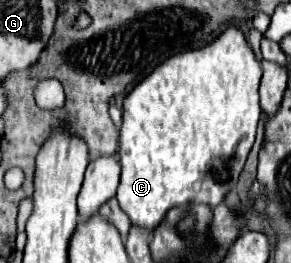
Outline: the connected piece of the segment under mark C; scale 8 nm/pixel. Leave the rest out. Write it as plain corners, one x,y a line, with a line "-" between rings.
230,26
226,28
214,42
210,42
208,46
200,48
200,50
188,50
182,54
176,54
172,58
168,58
164,64
156,66
152,74
148,74
124,100
124,118
122,118
122,126
120,126
120,166
122,166
122,174
120,174
120,186
118,186
118,194
116,200
120,202
120,208
128,214
130,222
138,228
144,228
148,232
154,232
160,222
164,220
164,216
168,214
170,208
176,206
186,206
186,204
206,204
210,208
216,208
218,204
224,202
226,194
230,190
236,188
238,184
238,176
244,168
244,162
248,158
248,152
254,144
256,138
256,128
258,128
258,120
260,120
260,104
258,104
258,84
260,84
260,76
262,76
262,68
260,62
256,60
252,48
248,46
244,34

